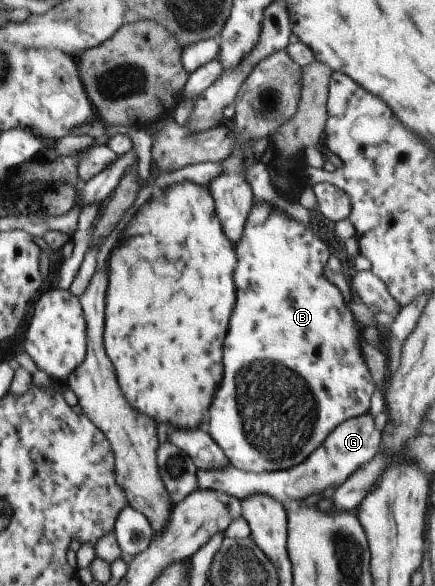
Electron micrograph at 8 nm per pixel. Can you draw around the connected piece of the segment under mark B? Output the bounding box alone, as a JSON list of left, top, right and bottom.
[205,199,381,474]

